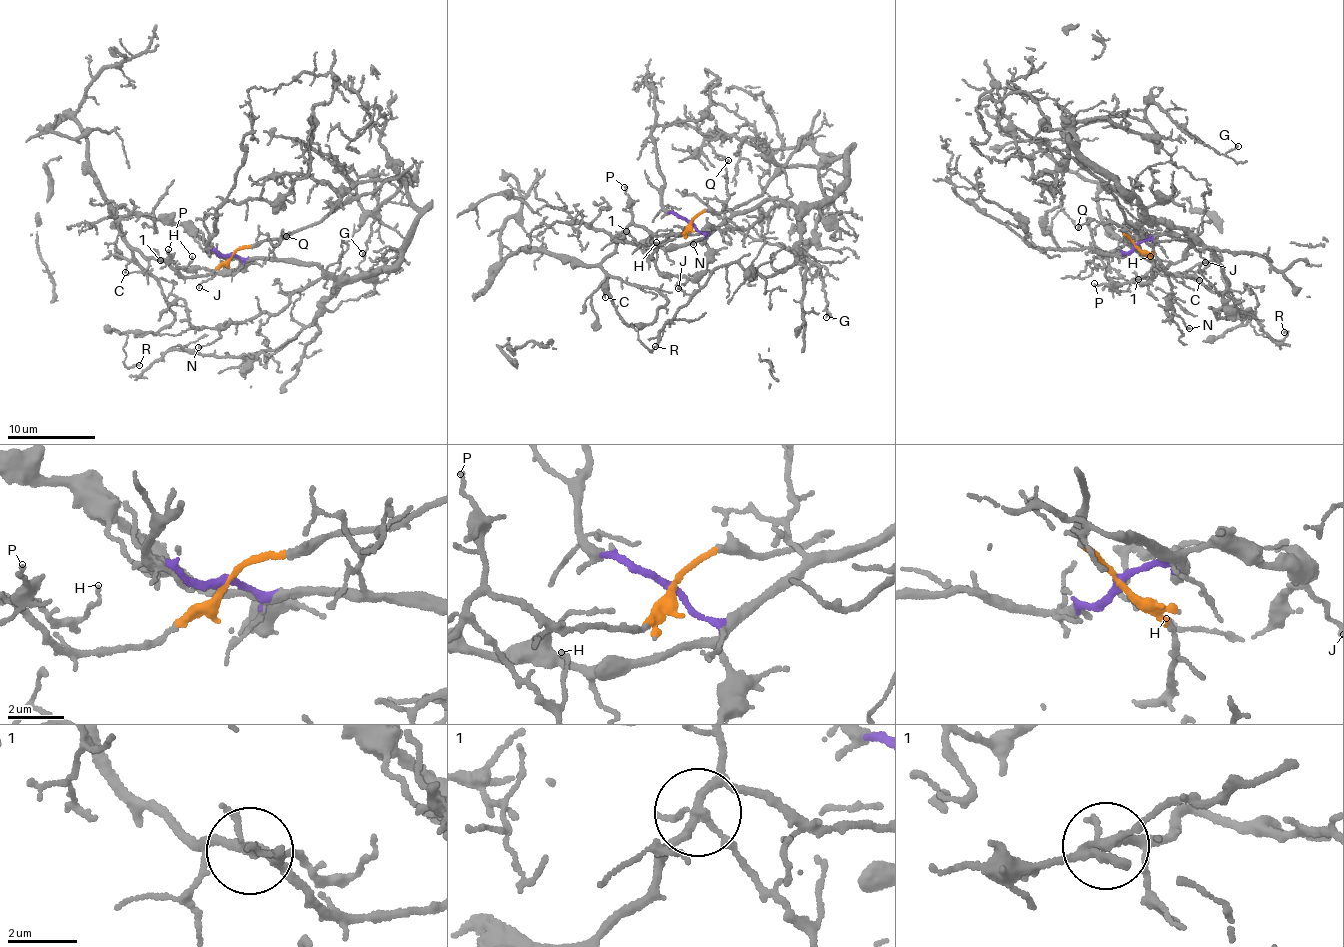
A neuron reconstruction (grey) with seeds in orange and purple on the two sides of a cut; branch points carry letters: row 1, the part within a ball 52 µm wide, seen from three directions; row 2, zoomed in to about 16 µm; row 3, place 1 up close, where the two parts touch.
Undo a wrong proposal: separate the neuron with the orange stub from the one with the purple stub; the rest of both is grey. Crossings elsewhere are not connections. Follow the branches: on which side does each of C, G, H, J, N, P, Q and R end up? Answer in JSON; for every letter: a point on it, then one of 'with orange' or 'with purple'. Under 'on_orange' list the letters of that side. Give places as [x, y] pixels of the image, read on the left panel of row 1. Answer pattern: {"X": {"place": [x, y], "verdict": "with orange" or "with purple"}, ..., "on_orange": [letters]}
{"C": {"place": [125, 272], "verdict": "with orange"}, "G": {"place": [362, 253], "verdict": "with purple"}, "H": {"place": [192, 256], "verdict": "with purple"}, "J": {"place": [199, 287], "verdict": "with purple"}, "N": {"place": [198, 347], "verdict": "with purple"}, "P": {"place": [168, 249], "verdict": "with orange"}, "Q": {"place": [286, 236], "verdict": "with purple"}, "R": {"place": [139, 365], "verdict": "with orange"}, "on_orange": ["C", "P", "R"]}

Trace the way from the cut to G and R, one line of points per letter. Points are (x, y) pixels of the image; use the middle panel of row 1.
G: (690, 221), (820, 207), (845, 154), (819, 171), (815, 237), (790, 248), (817, 265), (825, 317)
R: (690, 221), (680, 235), (630, 225), (601, 264), (667, 300), (651, 323), (631, 325), (648, 349), (655, 346)

